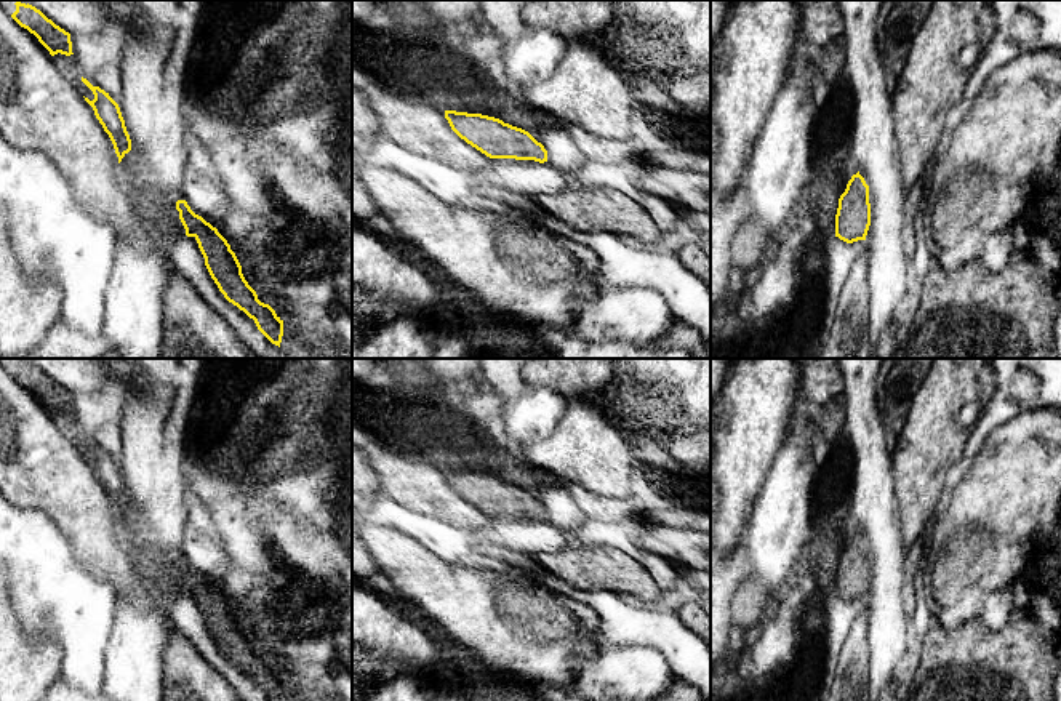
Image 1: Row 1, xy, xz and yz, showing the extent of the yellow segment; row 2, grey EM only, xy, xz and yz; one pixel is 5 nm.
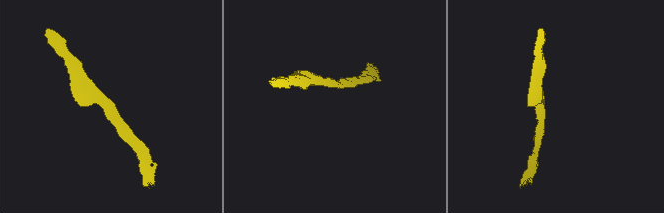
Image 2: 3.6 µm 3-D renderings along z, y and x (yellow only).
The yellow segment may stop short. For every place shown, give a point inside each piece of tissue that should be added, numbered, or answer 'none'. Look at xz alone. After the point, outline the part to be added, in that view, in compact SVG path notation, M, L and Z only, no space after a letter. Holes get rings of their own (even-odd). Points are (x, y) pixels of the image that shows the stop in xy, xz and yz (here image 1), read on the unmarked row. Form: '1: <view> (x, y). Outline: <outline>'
none

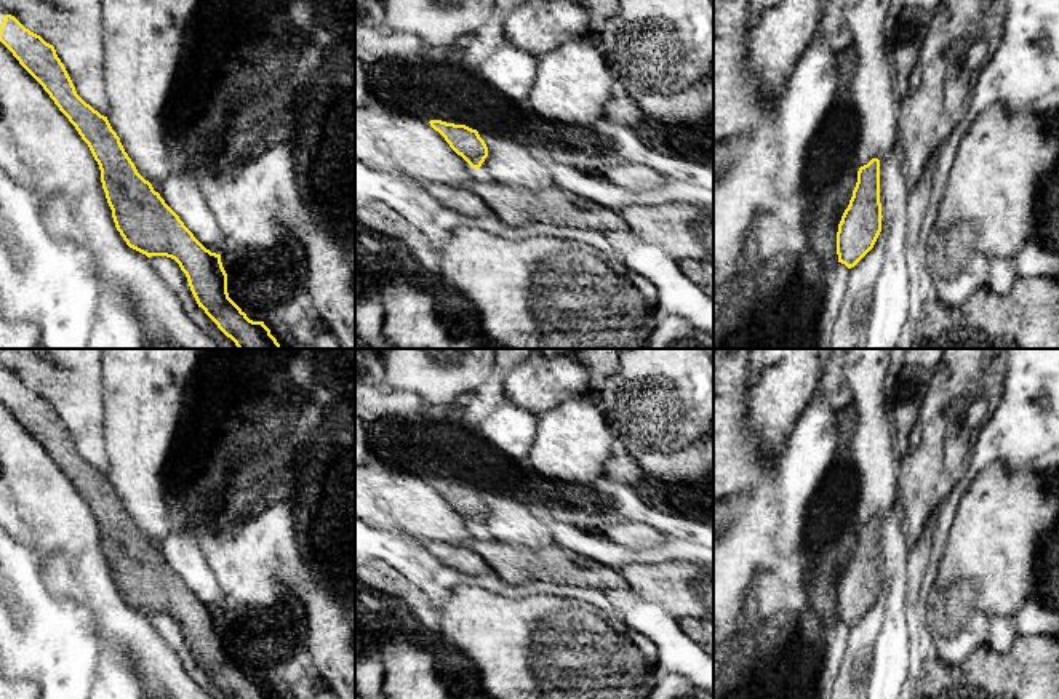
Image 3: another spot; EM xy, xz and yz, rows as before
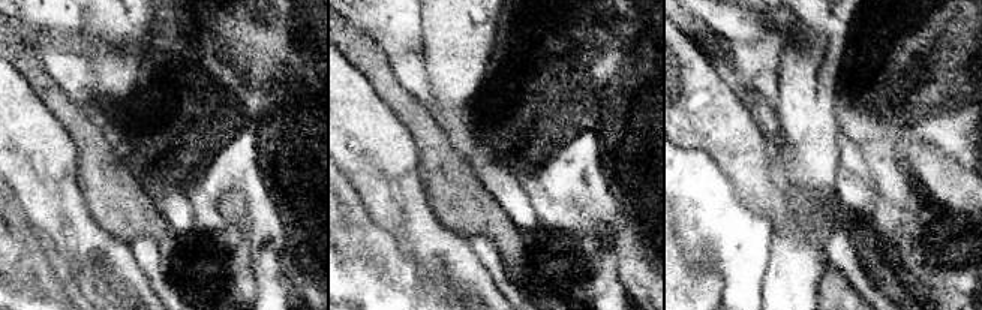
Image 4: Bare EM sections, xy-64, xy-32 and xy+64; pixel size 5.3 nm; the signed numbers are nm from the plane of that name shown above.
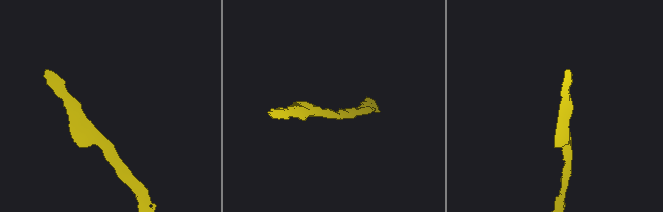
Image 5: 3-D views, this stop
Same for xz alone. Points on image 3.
none

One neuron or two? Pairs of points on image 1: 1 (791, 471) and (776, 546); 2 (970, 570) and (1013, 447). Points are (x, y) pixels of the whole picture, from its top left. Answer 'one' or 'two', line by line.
1: one
2: one

